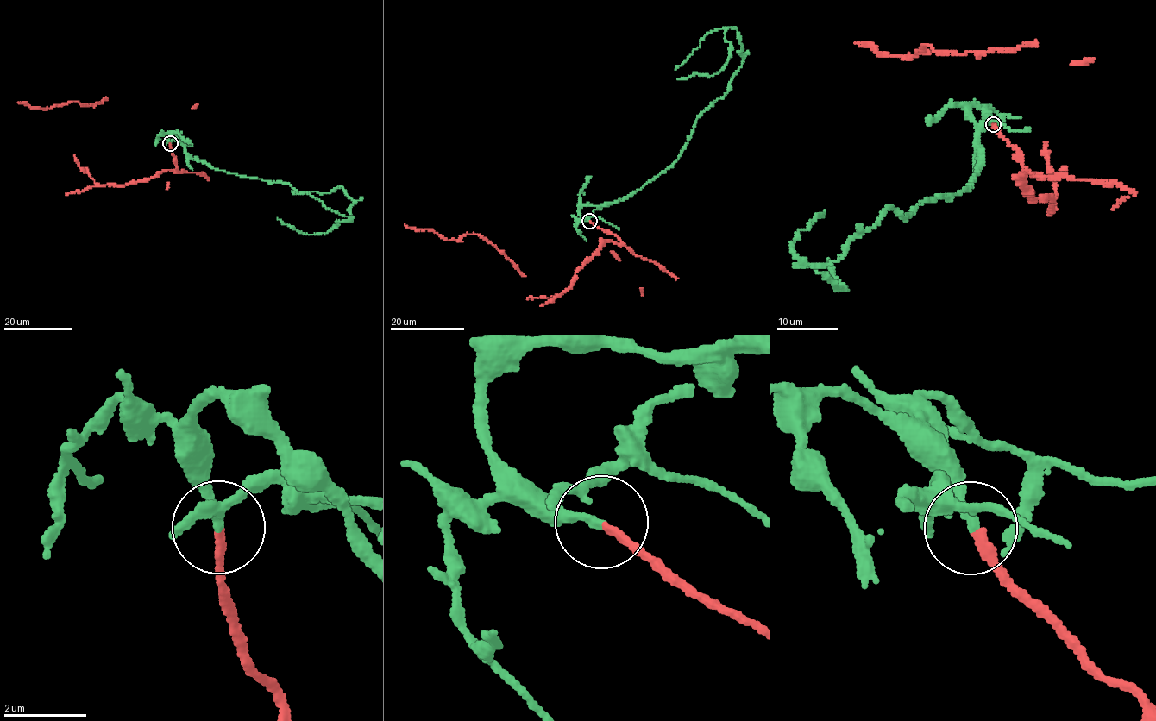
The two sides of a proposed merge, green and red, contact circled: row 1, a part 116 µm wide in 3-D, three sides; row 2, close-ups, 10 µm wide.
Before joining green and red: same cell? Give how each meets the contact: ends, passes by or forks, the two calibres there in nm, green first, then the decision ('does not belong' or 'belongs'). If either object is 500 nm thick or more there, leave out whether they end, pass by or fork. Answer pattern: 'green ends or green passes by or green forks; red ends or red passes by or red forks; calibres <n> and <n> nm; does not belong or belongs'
green passes by; red ends; calibres 140 and 200 nm; does not belong

